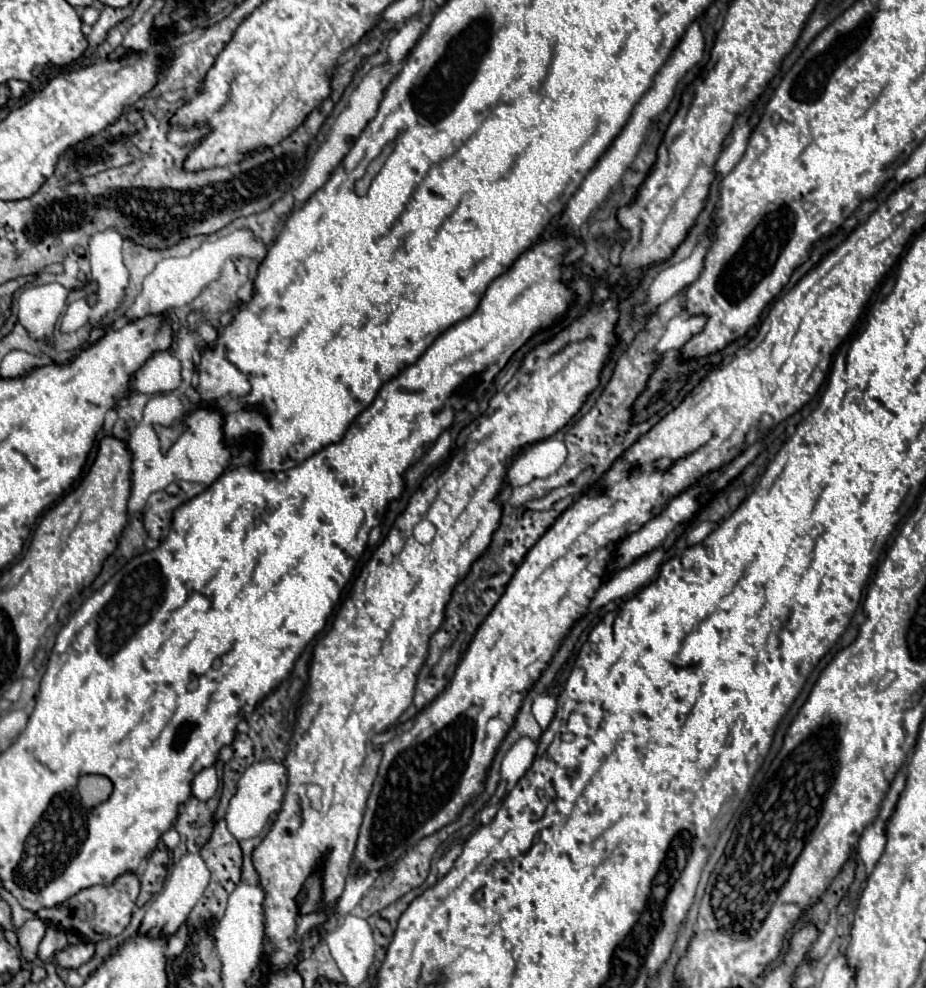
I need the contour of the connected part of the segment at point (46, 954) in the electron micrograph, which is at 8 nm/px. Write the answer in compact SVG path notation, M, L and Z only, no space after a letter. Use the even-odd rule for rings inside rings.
M49 926L39 945L38 955L43 961L48 961L55 951L58 951L67 945L68 941L66 934L53 926Z

